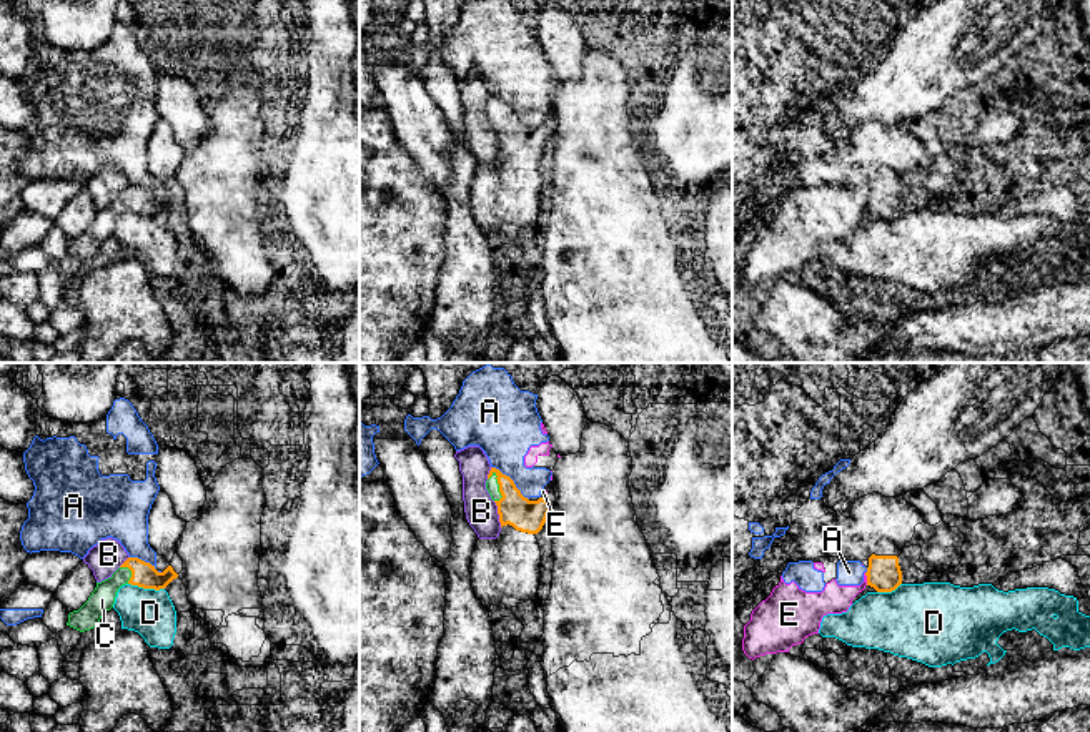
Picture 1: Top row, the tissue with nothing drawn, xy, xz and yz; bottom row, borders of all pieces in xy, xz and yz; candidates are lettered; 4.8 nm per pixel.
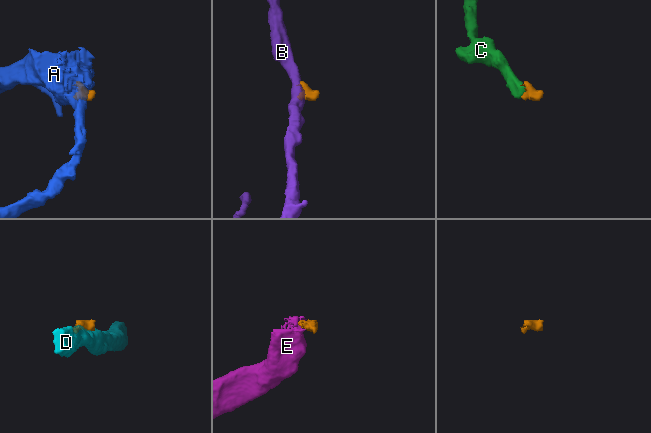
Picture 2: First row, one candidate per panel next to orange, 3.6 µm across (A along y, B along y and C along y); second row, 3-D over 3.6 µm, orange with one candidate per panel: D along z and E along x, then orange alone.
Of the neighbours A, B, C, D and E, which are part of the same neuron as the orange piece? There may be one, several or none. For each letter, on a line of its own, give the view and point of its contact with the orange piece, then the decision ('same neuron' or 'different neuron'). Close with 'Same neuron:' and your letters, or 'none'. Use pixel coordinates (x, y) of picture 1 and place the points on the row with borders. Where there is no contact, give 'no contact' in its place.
A: meets orange in xz at (511, 479); different neuron
B: meets orange in xz at (498, 513); different neuron
C: meets orange in xz at (500, 488); same neuron
D: meets orange in xy at (147, 588); different neuron
E: meets orange in yz at (867, 579); different neuron
Same neuron: C

